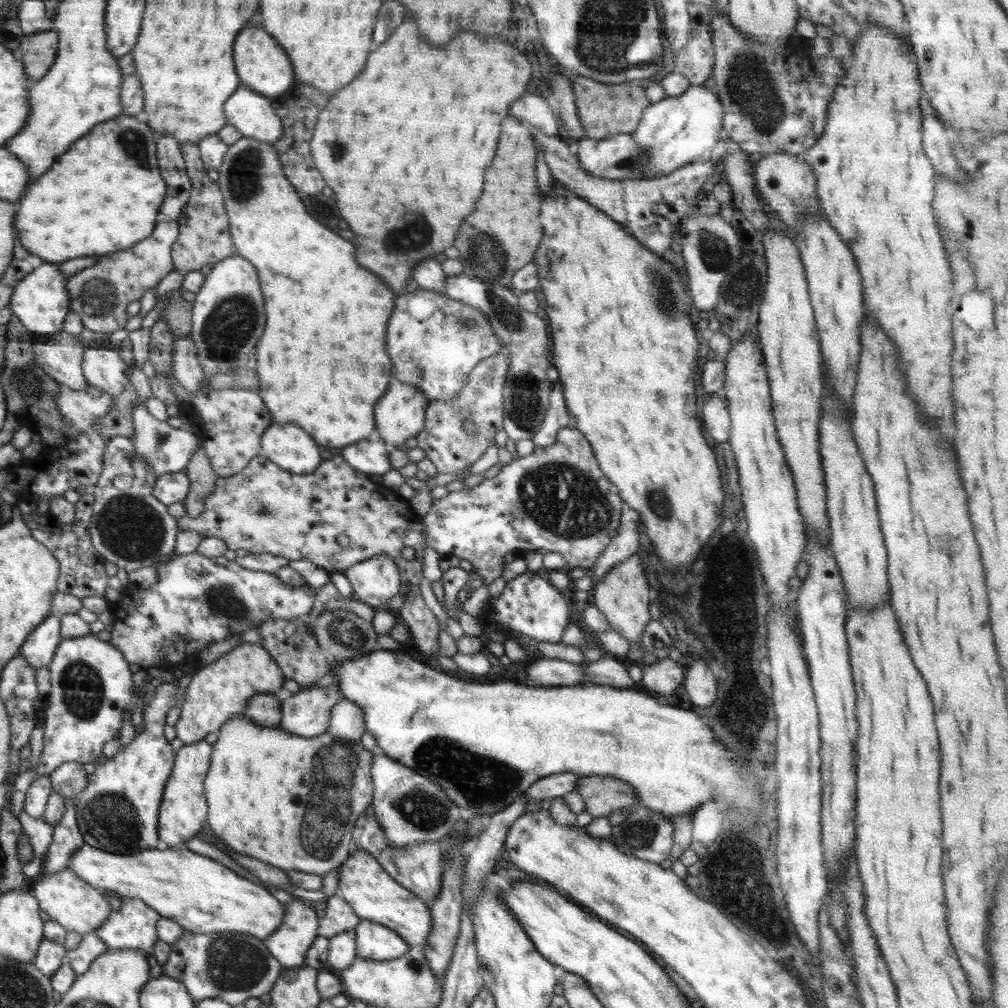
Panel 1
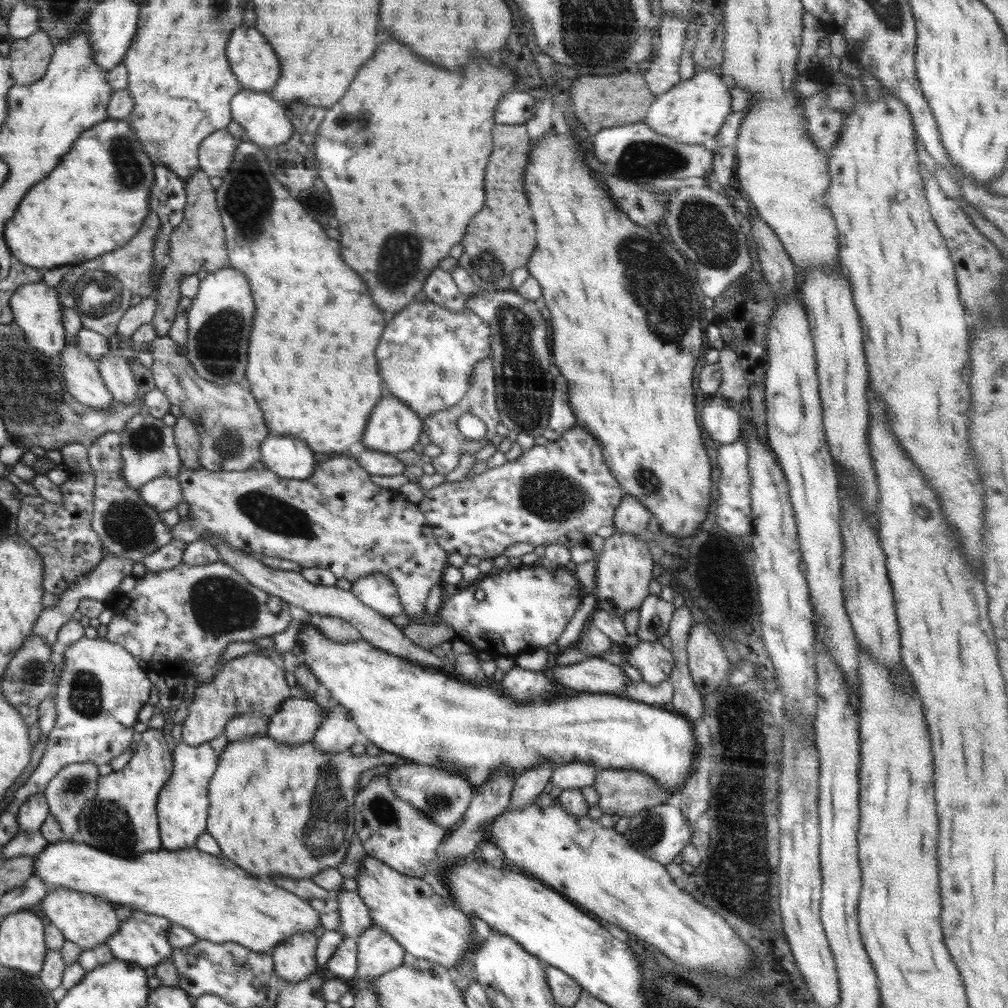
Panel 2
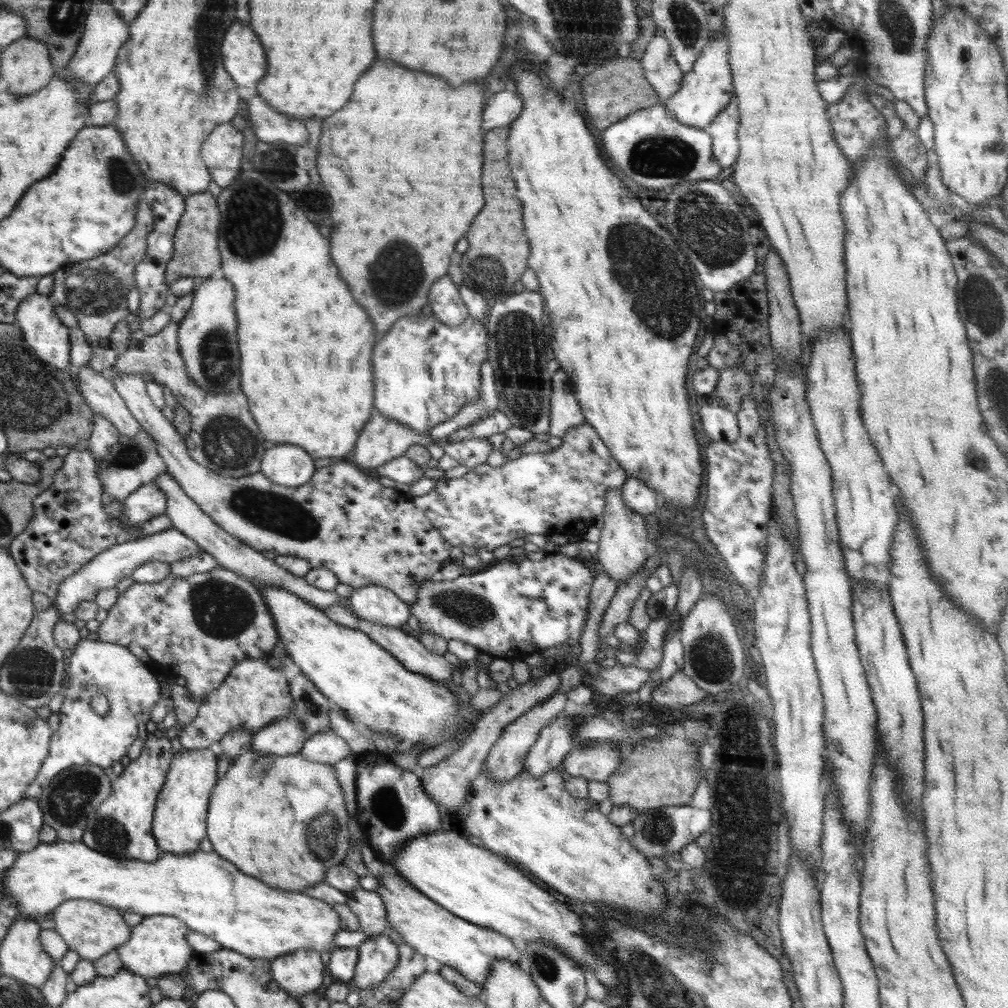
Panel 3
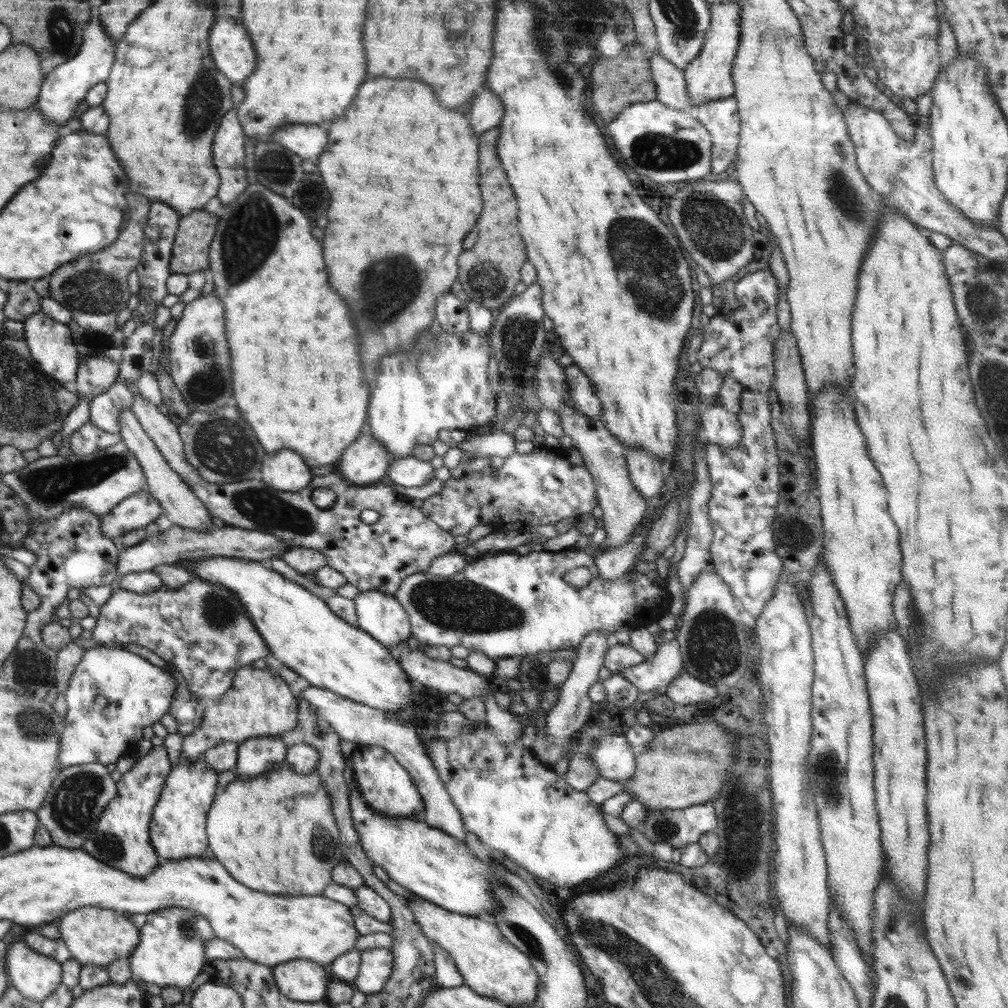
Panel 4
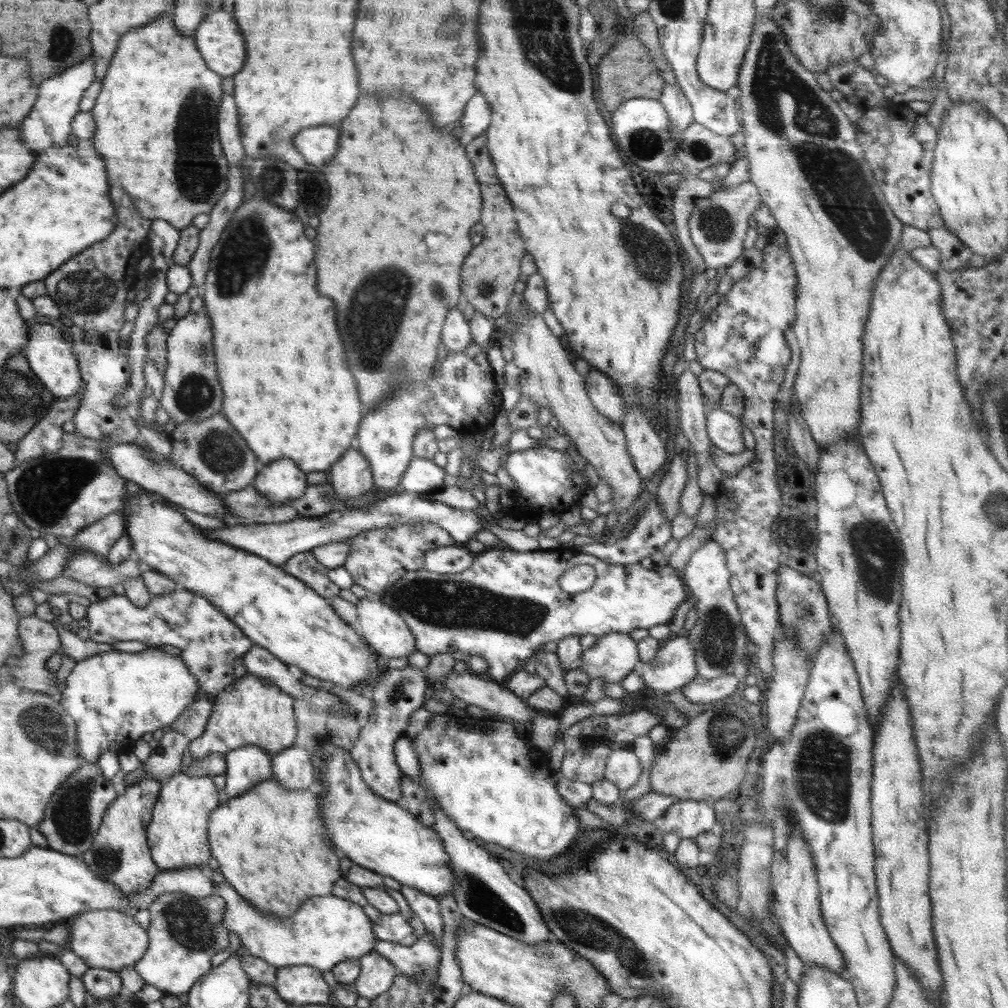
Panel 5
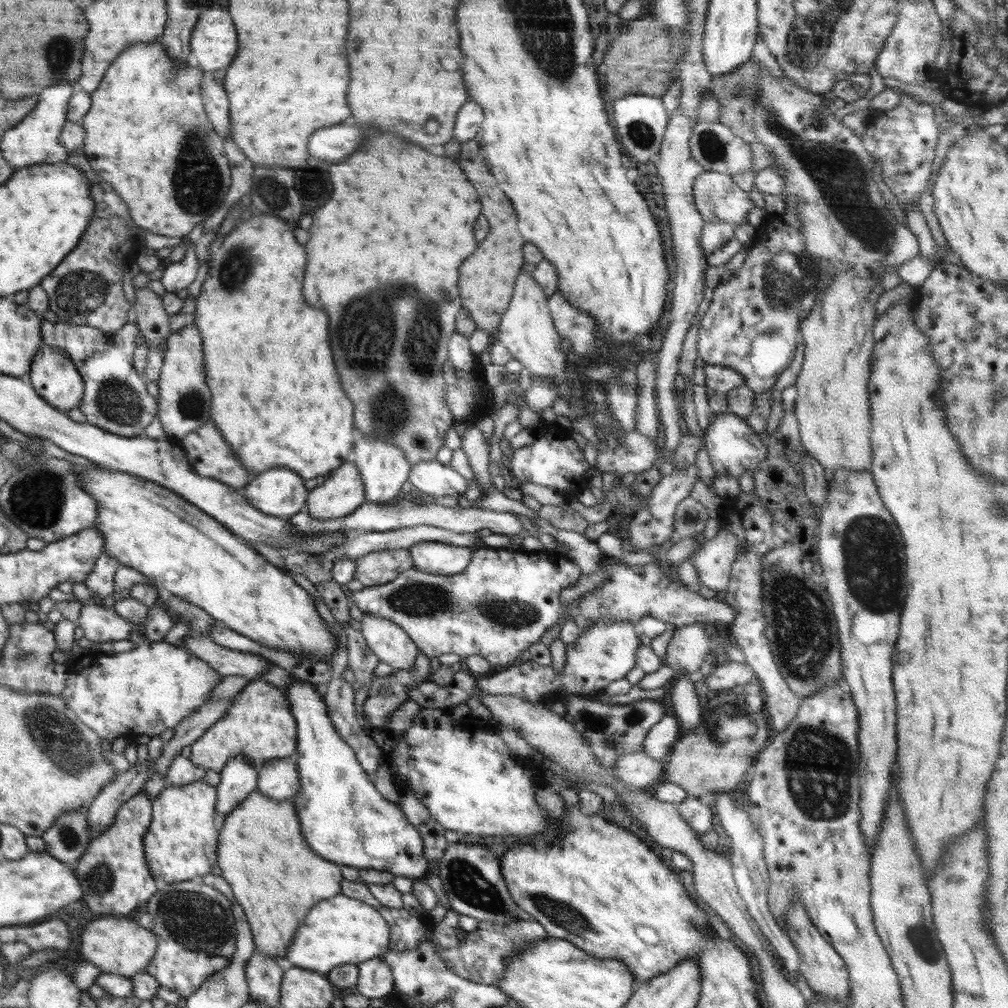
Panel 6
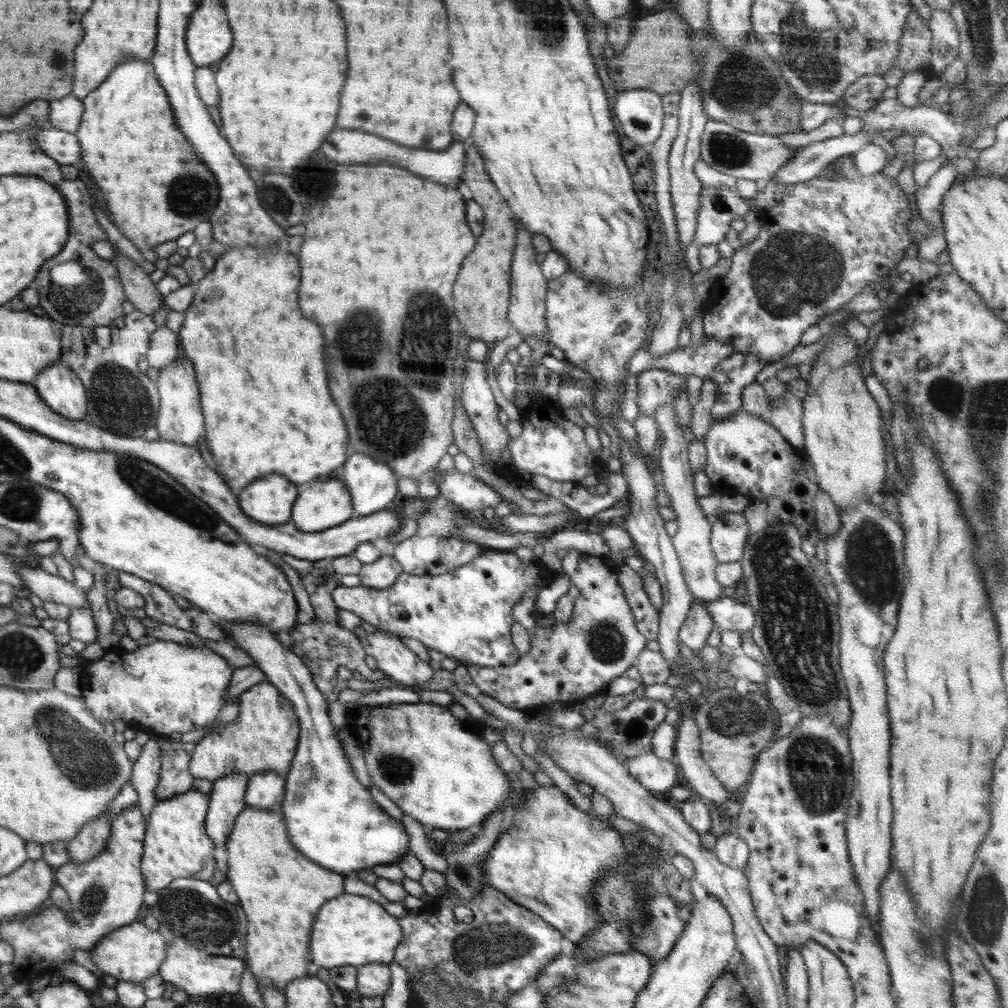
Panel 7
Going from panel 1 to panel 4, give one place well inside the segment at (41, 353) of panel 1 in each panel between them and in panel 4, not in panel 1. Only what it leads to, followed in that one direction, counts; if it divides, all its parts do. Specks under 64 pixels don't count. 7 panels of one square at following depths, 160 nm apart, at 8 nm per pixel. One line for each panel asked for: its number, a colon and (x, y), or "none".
2: (83, 379)
3: (101, 395)
4: (180, 505)

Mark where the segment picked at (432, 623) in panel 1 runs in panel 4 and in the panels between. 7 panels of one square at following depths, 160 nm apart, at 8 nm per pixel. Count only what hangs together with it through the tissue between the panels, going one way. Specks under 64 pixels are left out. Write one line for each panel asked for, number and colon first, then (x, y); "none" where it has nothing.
2: (337, 519)
3: (343, 519)
4: (378, 557)

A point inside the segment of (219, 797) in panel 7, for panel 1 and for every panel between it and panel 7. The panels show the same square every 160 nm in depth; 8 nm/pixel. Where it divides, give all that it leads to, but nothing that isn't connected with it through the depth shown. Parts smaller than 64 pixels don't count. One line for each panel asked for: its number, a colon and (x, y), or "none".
1: (307, 713)
2: (297, 720)
3: (286, 736)
4: (256, 755)
5: (247, 766)
6: (238, 778)

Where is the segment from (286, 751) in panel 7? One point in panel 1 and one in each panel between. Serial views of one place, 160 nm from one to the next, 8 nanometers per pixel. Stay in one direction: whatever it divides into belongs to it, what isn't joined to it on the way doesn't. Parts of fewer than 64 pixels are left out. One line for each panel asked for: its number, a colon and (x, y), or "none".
1: (220, 691)
2: (250, 682)
3: (254, 695)
4: (258, 703)
5: (252, 710)
6: (260, 725)

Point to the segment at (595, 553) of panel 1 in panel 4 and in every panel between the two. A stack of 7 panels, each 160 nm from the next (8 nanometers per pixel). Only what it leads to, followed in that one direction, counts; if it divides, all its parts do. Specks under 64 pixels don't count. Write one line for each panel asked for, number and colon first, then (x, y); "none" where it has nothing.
2: (562, 492)
3: (489, 507)
4: (539, 488)

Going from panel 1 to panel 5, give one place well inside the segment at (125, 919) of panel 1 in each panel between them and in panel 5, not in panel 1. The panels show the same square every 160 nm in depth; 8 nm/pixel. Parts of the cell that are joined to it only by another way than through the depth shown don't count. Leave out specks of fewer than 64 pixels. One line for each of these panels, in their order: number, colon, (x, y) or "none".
2: (143, 940)
3: (158, 946)
4: (171, 952)
5: (185, 932)

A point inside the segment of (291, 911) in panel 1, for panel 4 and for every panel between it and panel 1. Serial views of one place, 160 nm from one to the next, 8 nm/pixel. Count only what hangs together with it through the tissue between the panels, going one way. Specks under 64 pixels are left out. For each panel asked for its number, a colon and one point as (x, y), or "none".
2: (294, 960)
3: (301, 972)
4: (305, 981)

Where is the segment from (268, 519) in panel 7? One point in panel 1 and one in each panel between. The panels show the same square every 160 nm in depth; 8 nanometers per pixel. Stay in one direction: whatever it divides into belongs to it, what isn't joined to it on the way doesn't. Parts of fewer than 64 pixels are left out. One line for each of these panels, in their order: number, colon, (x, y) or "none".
1: (286, 445)
2: (290, 458)
3: (285, 465)
4: (287, 471)
5: (282, 481)
6: (279, 492)

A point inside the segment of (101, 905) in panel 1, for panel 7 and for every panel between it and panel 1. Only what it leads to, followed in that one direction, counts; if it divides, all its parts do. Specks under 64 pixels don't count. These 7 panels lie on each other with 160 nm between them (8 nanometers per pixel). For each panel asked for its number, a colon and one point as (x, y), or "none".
2: (86, 920)
3: (91, 929)
4: (93, 935)
5: (108, 939)
6: (114, 945)
7: (133, 953)

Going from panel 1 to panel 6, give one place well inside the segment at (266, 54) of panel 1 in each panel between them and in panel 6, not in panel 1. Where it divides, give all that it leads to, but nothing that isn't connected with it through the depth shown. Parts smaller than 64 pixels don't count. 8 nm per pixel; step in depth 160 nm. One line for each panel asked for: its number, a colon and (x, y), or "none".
2: (254, 63)
3: (243, 56)
4: (230, 47)
5: (218, 40)
6: (213, 44)

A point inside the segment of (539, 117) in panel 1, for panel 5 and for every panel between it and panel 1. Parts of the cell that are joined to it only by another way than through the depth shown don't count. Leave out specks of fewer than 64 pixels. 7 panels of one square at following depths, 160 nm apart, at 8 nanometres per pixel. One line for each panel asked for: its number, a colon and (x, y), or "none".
2: (515, 108)
3: (501, 109)
4: (486, 110)
5: (475, 119)

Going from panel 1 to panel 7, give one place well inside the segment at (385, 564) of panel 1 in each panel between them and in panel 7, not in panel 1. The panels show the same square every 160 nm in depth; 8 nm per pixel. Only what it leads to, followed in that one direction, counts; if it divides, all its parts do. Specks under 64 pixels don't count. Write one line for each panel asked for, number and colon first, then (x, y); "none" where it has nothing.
2: (375, 590)
3: (374, 603)
4: (380, 615)
5: (384, 630)
6: (387, 640)
7: (394, 658)

